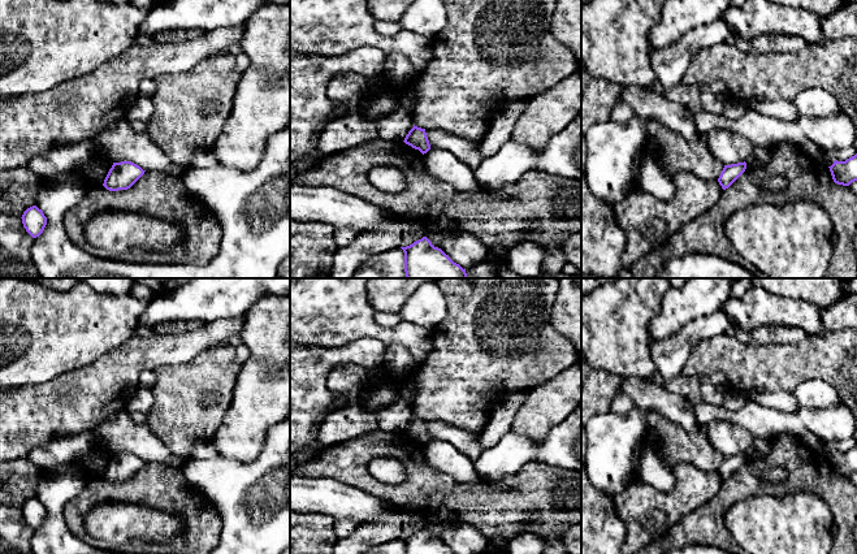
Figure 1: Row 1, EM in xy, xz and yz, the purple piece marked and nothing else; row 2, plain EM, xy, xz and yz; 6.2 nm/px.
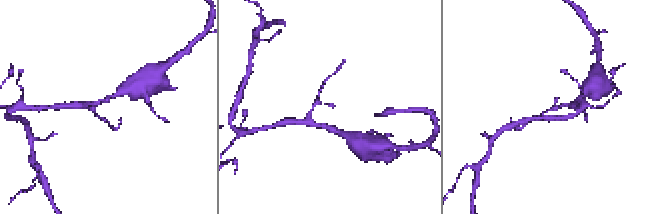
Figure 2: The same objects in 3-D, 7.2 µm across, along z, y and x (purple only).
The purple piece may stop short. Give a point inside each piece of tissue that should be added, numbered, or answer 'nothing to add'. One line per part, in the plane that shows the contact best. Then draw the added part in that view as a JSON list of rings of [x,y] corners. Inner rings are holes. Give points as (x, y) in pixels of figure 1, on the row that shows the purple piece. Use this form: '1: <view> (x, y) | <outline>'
nothing to add

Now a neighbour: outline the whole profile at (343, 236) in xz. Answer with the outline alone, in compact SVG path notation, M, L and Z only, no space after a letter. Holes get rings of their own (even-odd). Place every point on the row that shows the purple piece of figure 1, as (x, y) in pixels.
M337 226L334 229L334 241L338 247L351 244L362 231L355 228Z

